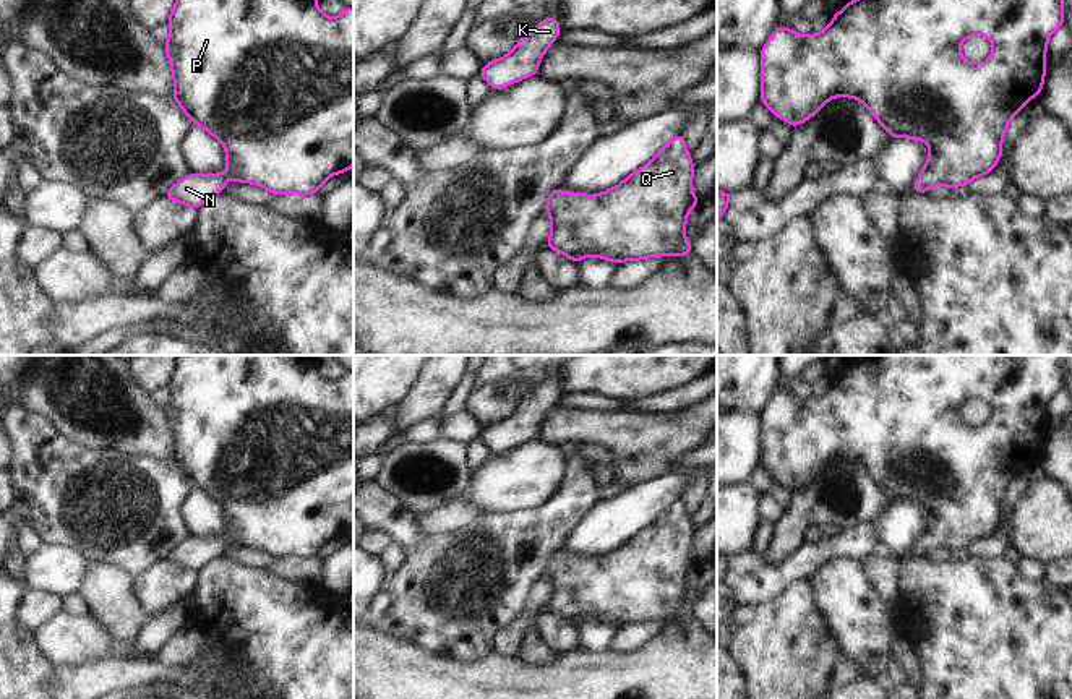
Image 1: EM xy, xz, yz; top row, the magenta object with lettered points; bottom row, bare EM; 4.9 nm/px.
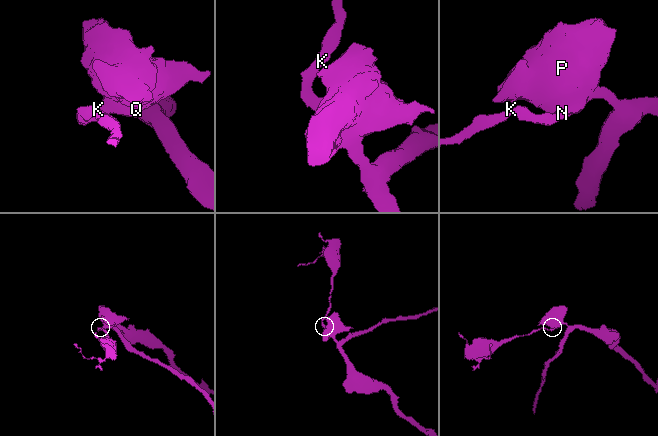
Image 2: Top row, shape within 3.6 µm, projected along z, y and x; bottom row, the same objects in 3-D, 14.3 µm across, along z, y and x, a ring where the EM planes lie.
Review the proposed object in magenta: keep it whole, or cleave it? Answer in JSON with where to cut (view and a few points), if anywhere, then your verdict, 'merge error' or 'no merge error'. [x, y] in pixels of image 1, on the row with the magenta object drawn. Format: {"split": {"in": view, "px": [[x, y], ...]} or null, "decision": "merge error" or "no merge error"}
{"split": null, "decision": "no merge error"}

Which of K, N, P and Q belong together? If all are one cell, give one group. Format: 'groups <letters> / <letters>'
groups K N P Q

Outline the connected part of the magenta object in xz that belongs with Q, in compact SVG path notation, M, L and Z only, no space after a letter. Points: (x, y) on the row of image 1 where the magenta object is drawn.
M680 133L660 148L649 164L603 193L564 193L556 187L545 204L551 221L547 247L574 263L587 256L620 264L663 255L691 255L693 243L686 240L684 227L689 211L701 203L693 193L694 169L684 135Z

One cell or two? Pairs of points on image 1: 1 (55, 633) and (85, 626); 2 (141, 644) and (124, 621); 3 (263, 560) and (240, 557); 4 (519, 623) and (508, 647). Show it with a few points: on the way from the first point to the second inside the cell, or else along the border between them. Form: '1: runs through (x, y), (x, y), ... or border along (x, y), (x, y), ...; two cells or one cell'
1: runs through (62, 633), (78, 633); one cell
2: border along (146, 620), (128, 646); two cells
3: runs through (258, 560), (245, 557); one cell
4: runs through (516, 630), (508, 641); one cell

